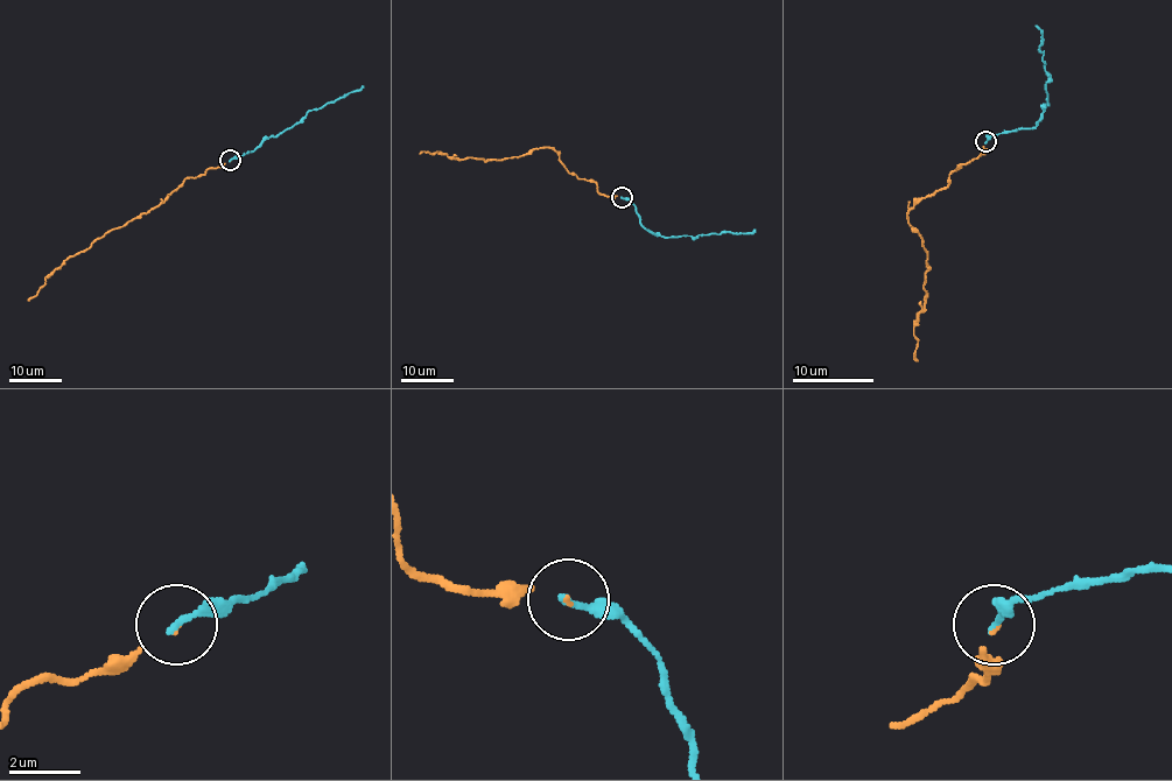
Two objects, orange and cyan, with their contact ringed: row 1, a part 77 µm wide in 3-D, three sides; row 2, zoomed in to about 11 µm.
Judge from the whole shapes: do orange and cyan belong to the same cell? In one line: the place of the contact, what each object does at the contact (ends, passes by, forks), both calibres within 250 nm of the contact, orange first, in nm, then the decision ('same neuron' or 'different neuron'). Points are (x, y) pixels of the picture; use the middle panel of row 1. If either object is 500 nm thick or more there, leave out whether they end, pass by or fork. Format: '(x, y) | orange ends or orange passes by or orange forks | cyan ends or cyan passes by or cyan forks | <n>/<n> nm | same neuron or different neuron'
(622, 197) | orange ends | cyan ends | 60/200 nm | same neuron

